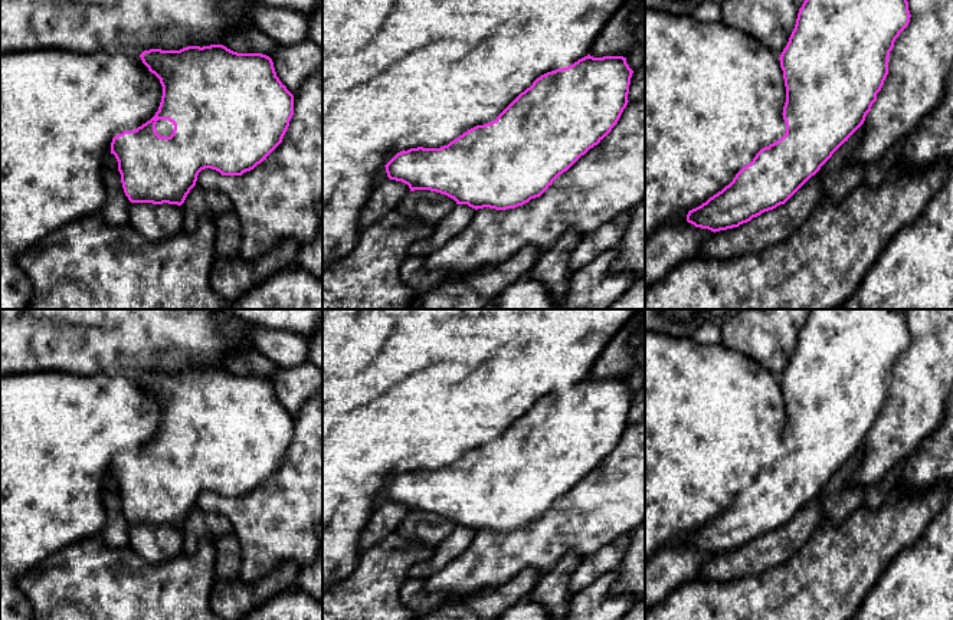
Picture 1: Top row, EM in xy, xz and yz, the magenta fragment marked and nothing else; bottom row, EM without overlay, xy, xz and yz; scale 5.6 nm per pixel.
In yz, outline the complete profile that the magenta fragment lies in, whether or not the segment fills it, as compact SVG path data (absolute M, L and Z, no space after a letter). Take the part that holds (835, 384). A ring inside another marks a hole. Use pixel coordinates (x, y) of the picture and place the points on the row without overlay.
M810 309L779 380L786 409L786 456L762 470L721 514L690 532L687 544L715 555L785 526L864 446L888 397L894 364L910 339L904 312Z

